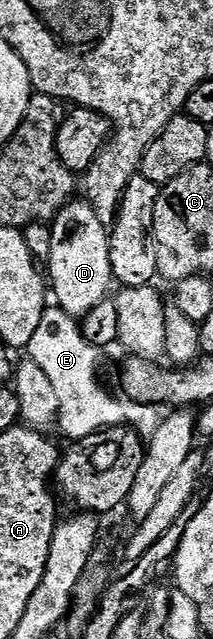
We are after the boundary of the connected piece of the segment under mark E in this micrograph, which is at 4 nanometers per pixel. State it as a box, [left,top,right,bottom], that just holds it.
[28,304,160,439]

